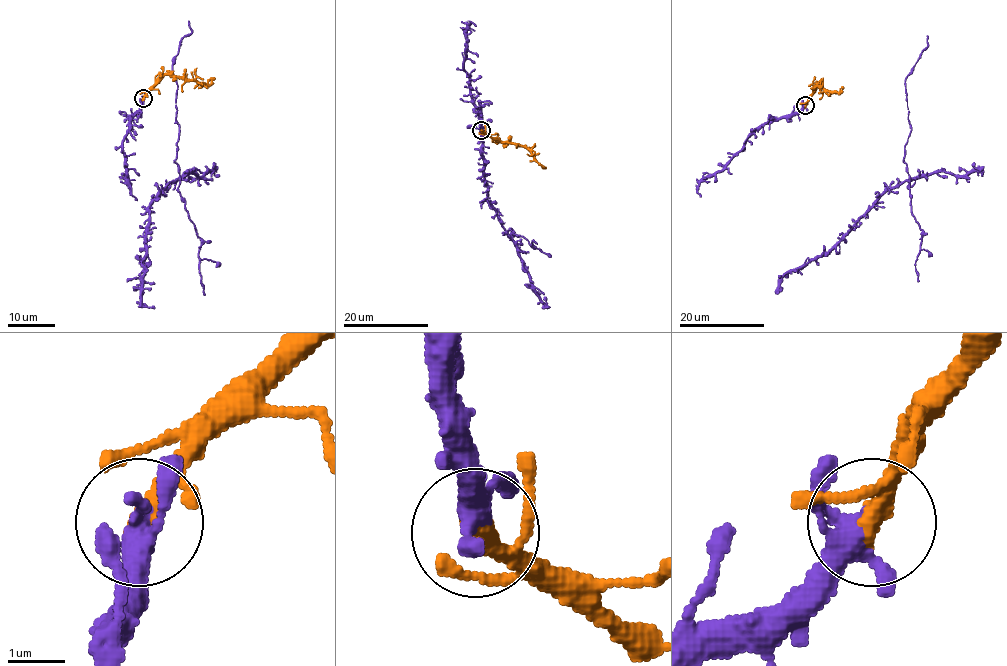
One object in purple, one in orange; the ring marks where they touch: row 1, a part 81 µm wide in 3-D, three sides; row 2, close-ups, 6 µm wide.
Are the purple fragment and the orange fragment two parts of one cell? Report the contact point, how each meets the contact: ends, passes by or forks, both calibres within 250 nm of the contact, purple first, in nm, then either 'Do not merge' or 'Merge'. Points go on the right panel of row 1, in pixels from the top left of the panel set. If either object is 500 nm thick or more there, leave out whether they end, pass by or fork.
Place: (805, 105). At the ring purple forks. At the ring orange passes by. Thickness 280 nm (purple) against 260 nm. Merge

